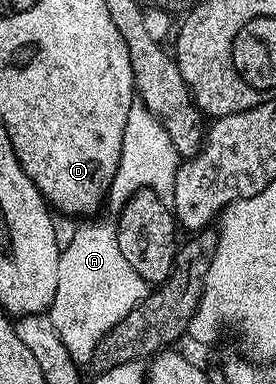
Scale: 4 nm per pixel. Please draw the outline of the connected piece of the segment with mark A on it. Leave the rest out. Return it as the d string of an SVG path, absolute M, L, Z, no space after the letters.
M89 220L86 226L81 226L69 238L69 243L64 243L61 255L59 256L59 284L55 288L55 296L53 304L49 307L47 314L52 319L54 328L57 330L58 336L63 344L69 349L70 353L78 363L88 363L93 356L95 344L101 339L104 334L111 332L111 328L115 328L115 324L119 324L119 320L123 320L123 316L127 316L127 312L134 310L136 306L147 297L147 283L143 280L143 276L139 276L139 272L135 272L135 268L131 268L131 264L127 264L127 260L123 256L123 252L119 252L117 247L117 232L112 221L110 222L93 222L97 220Z

